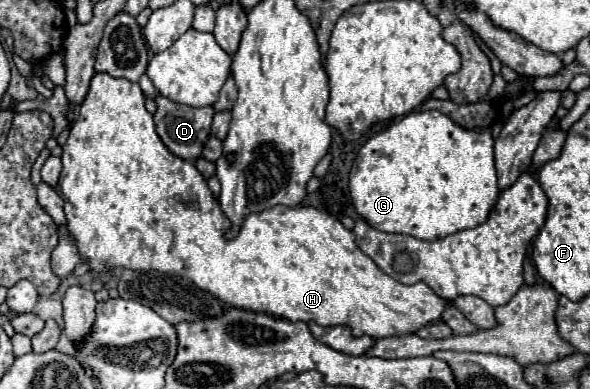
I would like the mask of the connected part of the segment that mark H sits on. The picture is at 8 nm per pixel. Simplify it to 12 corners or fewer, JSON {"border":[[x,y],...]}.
{"border":[[95,73],[63,147],[95,271],[403,337],[451,301],[383,273],[327,211],[227,241],[139,83]]}

